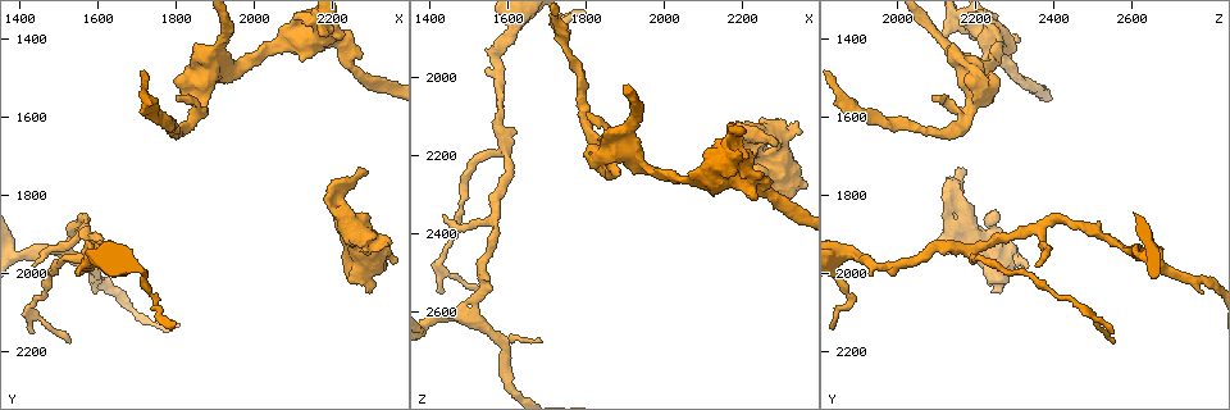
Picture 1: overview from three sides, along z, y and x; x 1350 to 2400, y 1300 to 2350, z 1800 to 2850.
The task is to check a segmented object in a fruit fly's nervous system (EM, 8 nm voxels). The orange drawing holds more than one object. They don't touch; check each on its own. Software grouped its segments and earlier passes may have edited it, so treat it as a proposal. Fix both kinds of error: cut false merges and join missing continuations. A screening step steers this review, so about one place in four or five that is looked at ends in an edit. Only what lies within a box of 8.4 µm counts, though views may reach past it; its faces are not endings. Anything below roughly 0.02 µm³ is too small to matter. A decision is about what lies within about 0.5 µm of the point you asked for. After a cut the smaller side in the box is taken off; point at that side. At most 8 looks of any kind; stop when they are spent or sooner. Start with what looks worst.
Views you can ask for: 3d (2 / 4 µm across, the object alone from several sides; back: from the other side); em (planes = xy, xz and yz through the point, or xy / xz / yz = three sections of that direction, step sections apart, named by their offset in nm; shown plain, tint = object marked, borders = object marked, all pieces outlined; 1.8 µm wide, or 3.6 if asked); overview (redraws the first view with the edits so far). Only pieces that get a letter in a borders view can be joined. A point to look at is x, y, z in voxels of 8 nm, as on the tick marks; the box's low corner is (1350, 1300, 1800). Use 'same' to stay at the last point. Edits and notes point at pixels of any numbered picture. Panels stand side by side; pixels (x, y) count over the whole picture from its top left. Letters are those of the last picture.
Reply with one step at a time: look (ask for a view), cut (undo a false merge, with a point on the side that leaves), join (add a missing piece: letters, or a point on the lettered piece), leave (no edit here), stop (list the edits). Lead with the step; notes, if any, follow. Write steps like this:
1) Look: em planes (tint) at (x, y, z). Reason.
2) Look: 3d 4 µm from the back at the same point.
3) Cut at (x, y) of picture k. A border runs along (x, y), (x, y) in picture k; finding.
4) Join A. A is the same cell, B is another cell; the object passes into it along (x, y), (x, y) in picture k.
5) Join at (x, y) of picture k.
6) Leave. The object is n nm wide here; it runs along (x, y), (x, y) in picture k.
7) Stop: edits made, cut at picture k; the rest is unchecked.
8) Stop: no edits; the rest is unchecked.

Look: em 3.6 µm planes (borders) at (2280, 1745, 2170). Branch stops here.

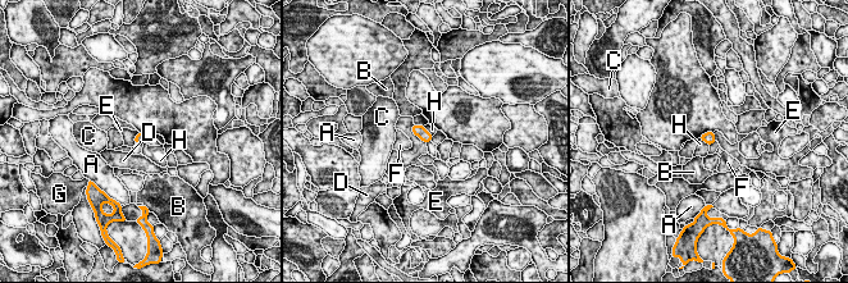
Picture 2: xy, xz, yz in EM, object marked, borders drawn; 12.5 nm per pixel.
Leave. The object is 120 nm wide here; the longest contact is with E, 300 nm; A, B, C, D, E, F, G and H are other cells; none of them fits.

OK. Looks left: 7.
Look: 3d 2 µm at (1795, 1505, 2195). An open end.

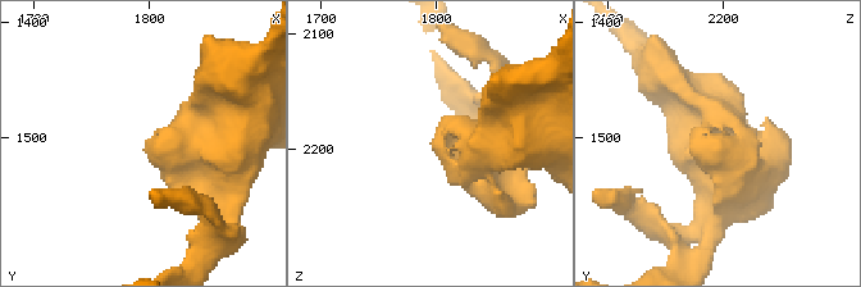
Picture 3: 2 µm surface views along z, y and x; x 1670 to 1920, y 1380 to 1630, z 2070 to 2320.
Look: em planes (tint) at (1798, 1508, 2200). Need the tissue.

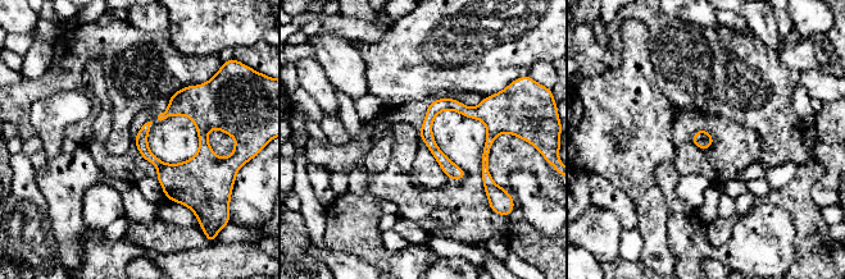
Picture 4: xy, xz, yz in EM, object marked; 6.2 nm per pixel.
Look: em planes (borders) at the same point.

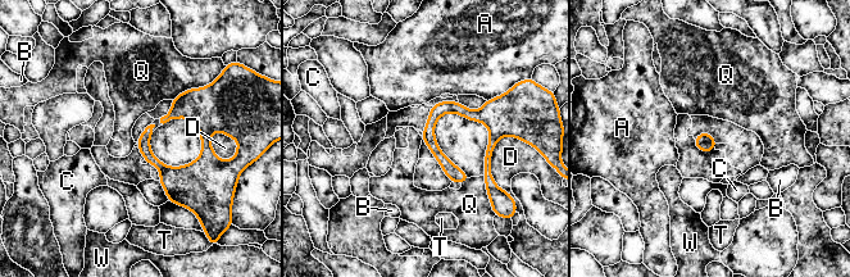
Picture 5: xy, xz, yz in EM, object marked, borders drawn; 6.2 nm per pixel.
Leave. The longest contact is with D, 360 nm; A, B, C, D, Q, T and W are other cells; a border runs along (208, 85), (186, 89), (172, 100) in picture 5; no lettered piece goes on from it.

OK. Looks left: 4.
Look: em planes (borders) at (2230, 1400, 2185). An open end.

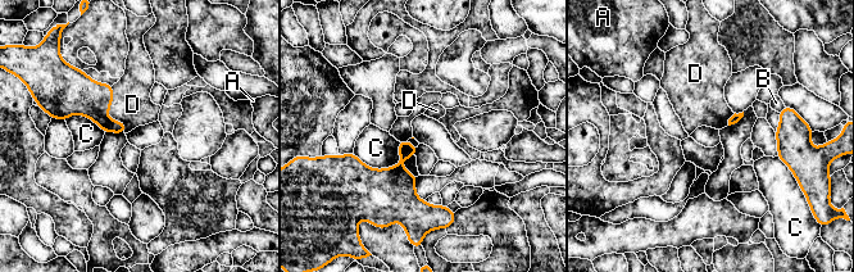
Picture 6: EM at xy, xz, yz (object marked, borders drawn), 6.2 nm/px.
Join D. D is the same cell, A, B and C are other cells; it goes on there.

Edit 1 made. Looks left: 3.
Stop: edits made, join at picture 6; the rest is unchecked.

